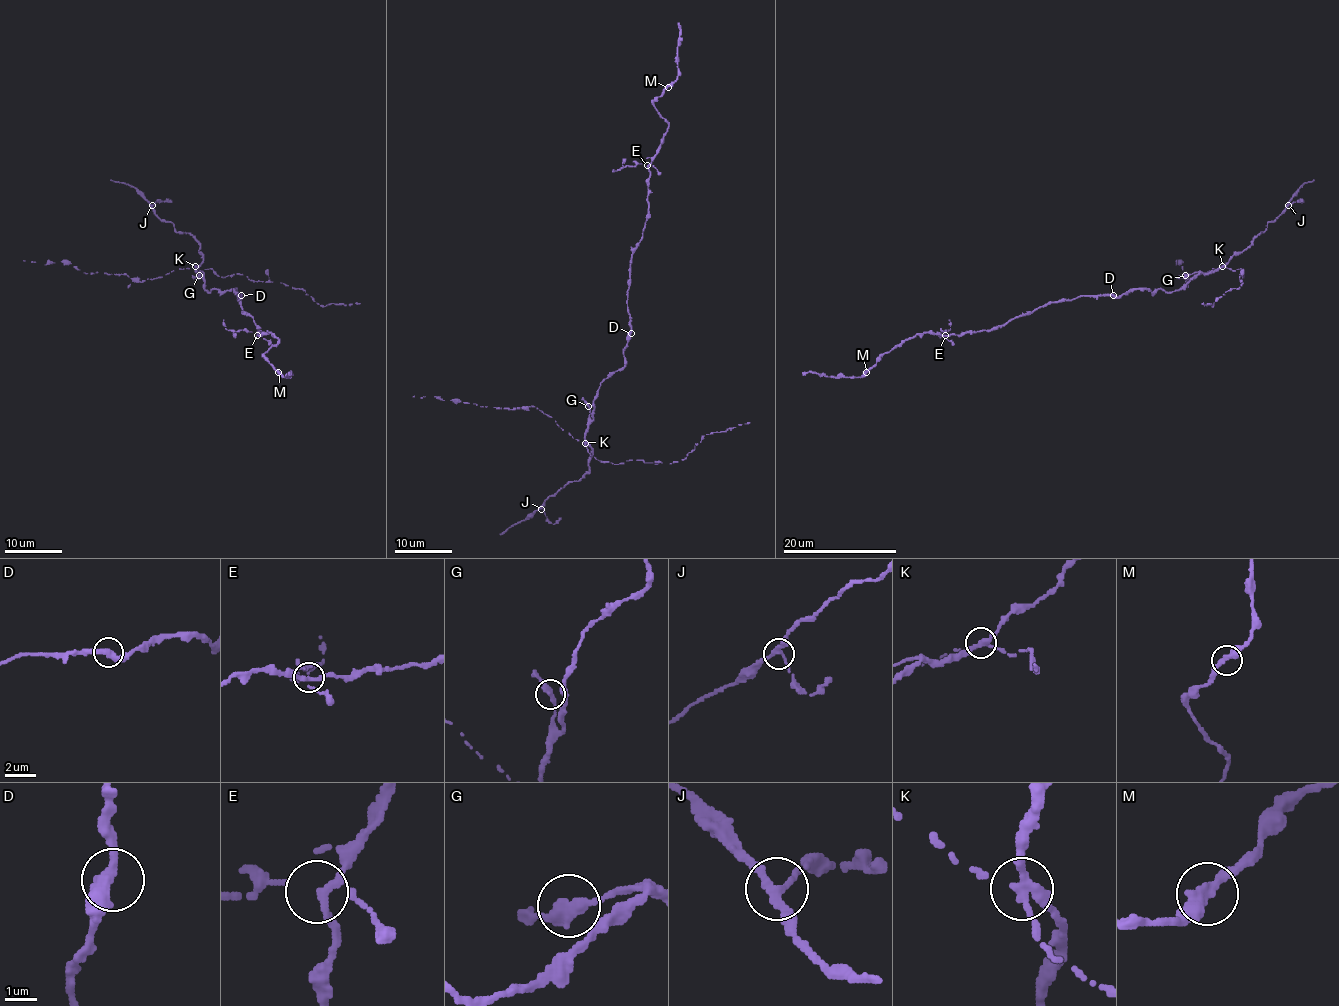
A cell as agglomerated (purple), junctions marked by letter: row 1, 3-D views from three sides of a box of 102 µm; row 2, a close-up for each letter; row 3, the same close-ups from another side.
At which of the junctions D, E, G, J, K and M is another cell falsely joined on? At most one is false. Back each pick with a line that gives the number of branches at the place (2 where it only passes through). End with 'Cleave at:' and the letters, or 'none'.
K: branches 4
Cleave at: K

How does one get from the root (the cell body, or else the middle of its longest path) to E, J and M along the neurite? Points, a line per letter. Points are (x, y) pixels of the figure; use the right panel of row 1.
E: (1113, 296), (1086, 295), (1054, 301), (986, 330), (945, 335)
J: (1113, 296), (1140, 288), (1173, 292), (1201, 272), (1217, 271), (1244, 251), (1288, 205)
M: (1113, 296), (1086, 295), (1049, 302), (986, 330), (959, 335), (918, 333), (884, 353), (866, 372)

